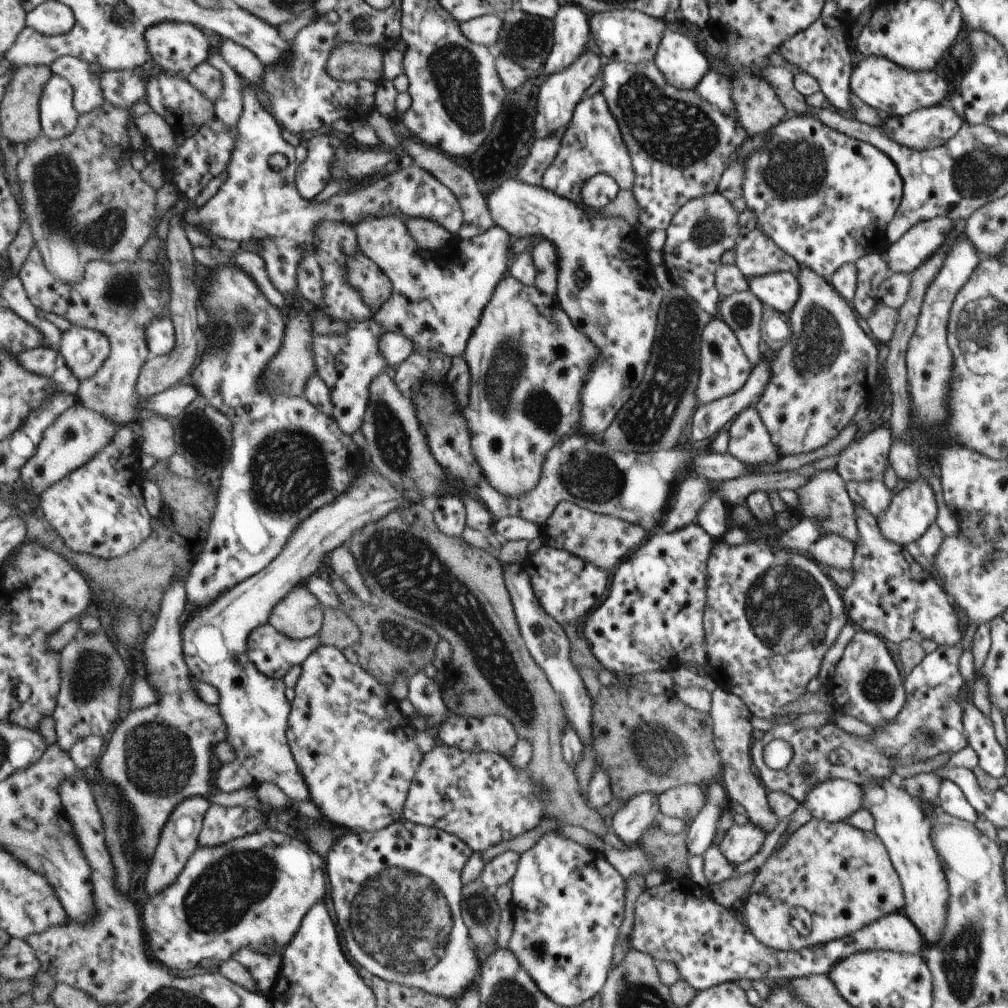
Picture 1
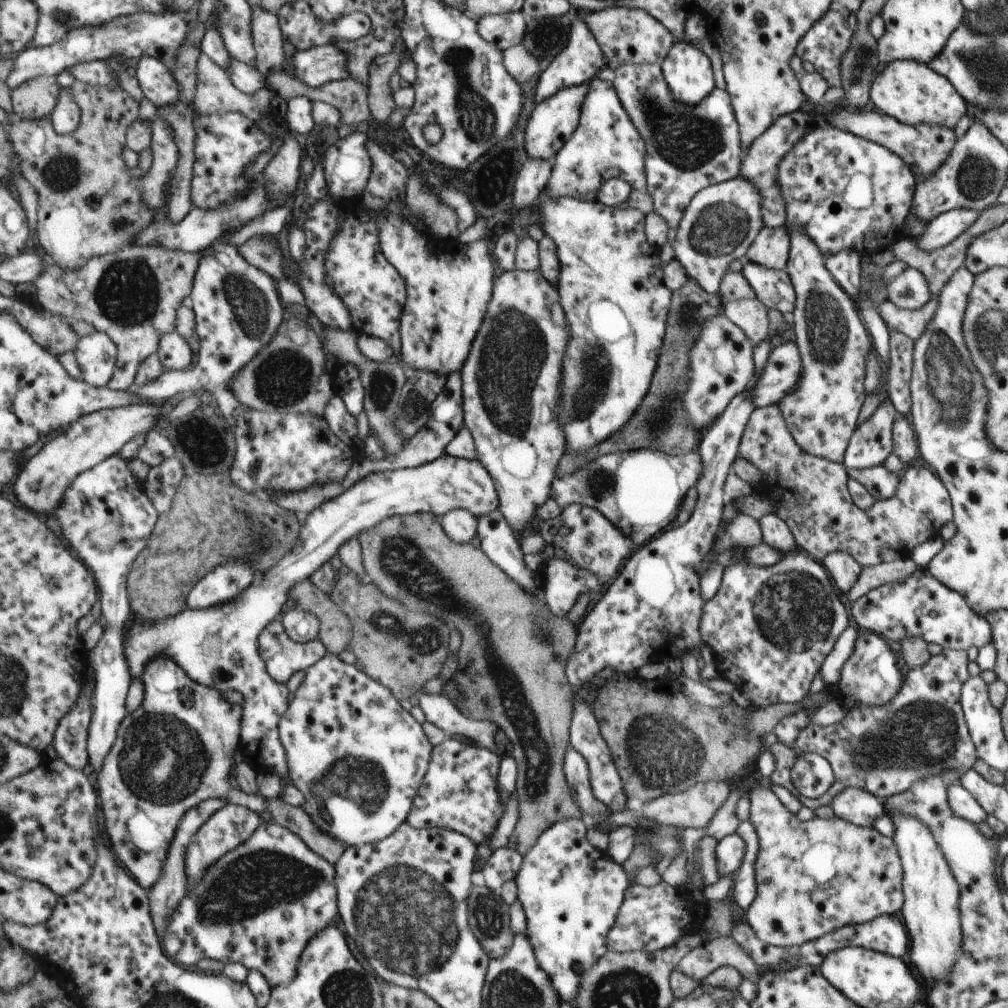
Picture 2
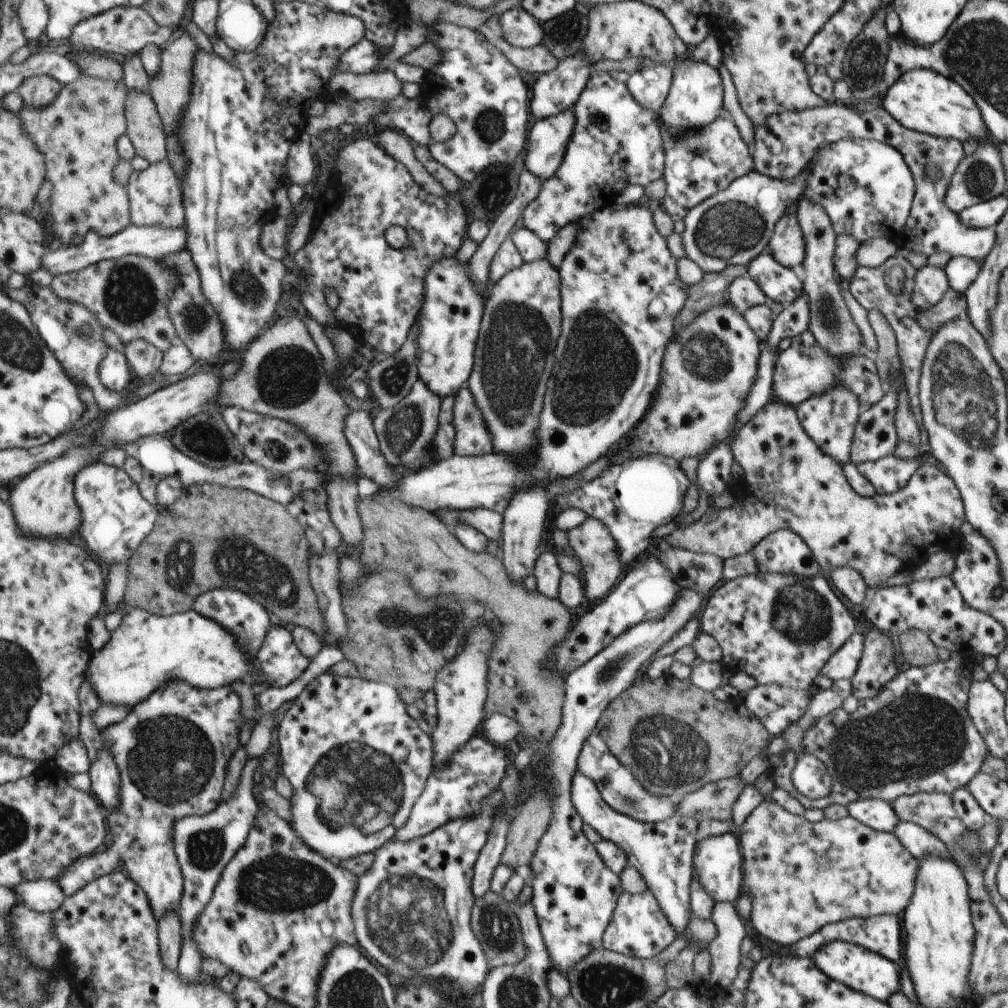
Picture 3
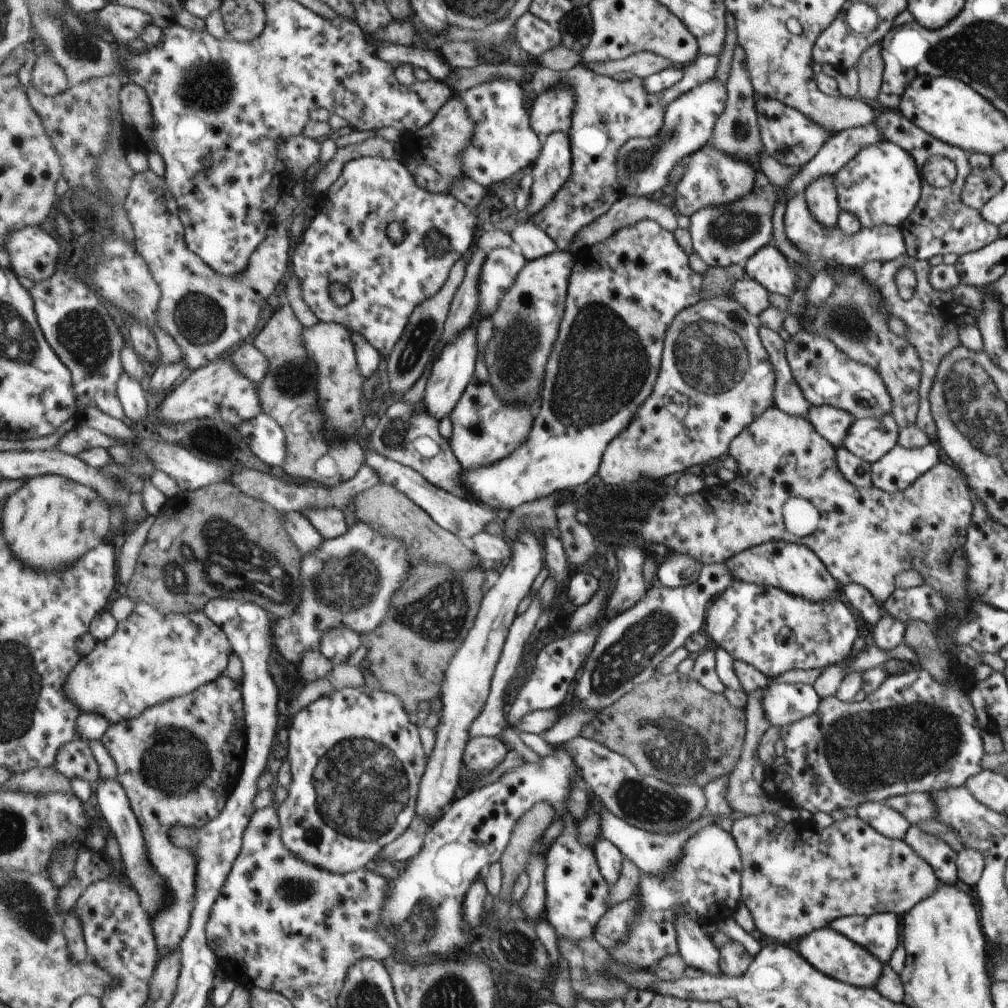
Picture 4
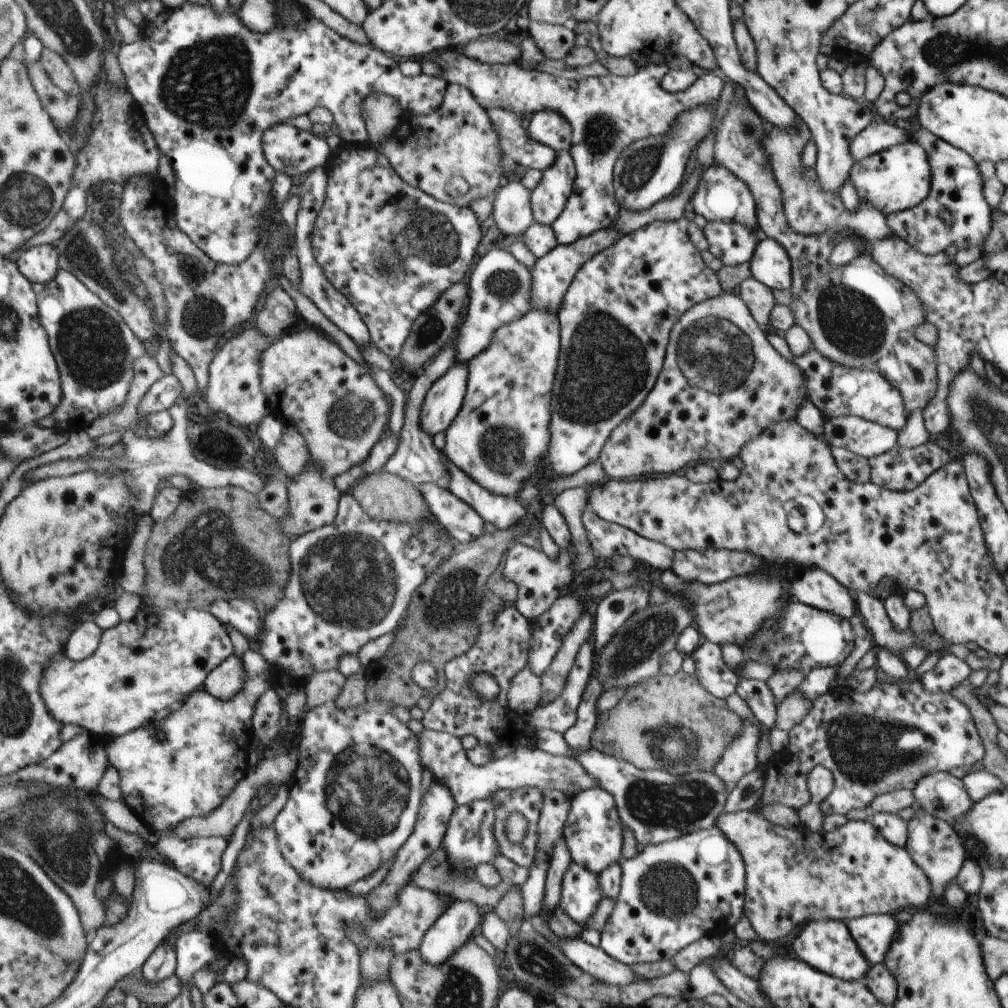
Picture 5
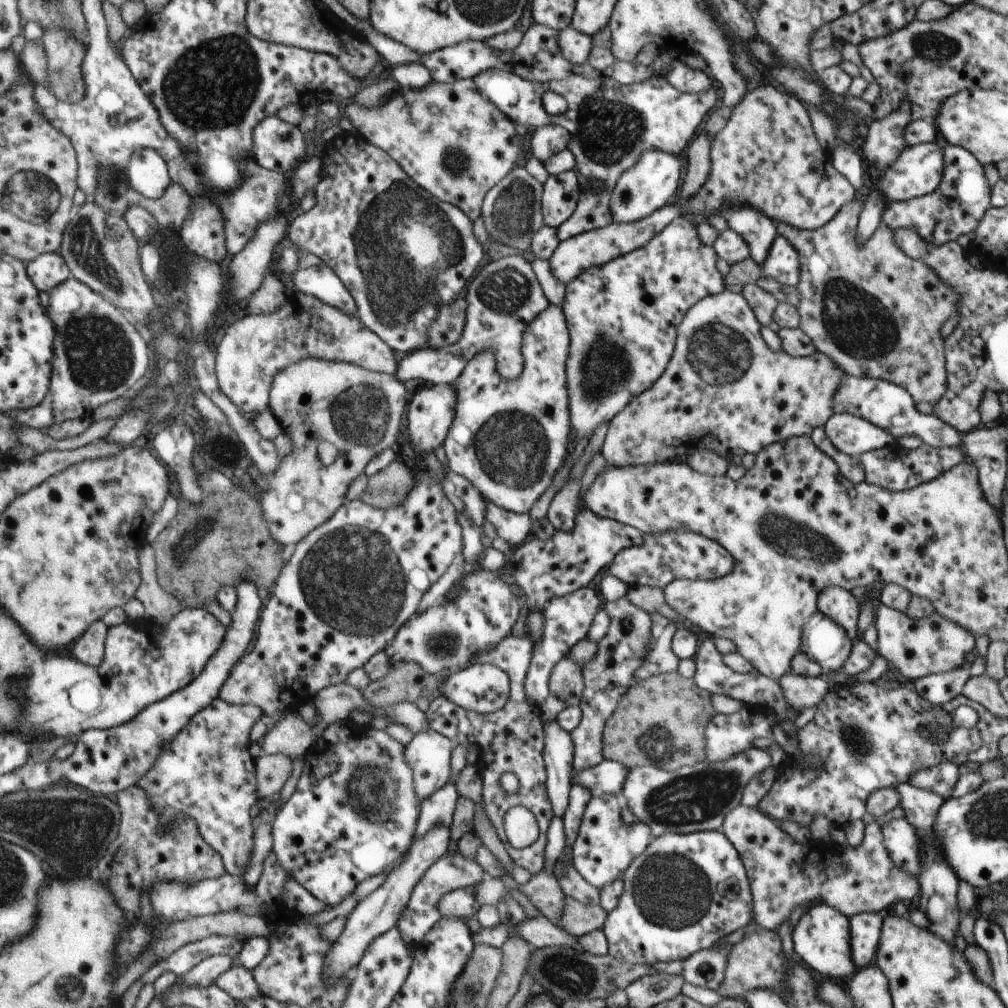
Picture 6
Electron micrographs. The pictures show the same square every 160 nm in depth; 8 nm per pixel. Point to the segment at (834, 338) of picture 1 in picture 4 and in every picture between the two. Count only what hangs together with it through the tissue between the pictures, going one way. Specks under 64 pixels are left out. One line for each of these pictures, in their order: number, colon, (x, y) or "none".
2: (821, 412)
3: (829, 419)
4: (831, 423)

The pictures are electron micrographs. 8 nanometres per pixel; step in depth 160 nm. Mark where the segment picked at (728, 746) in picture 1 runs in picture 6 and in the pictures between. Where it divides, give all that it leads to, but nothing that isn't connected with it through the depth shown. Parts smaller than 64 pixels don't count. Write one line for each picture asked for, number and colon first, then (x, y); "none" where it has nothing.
2: (812, 877)
3: (799, 876)
4: (797, 878)
5: (792, 875)
6: (782, 873)

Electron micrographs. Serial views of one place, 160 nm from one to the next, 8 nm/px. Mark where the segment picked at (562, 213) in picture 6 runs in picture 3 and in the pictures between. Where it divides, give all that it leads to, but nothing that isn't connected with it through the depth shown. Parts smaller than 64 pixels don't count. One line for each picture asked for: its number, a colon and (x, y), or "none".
3: (549, 138)
4: (551, 168)
5: (547, 199)

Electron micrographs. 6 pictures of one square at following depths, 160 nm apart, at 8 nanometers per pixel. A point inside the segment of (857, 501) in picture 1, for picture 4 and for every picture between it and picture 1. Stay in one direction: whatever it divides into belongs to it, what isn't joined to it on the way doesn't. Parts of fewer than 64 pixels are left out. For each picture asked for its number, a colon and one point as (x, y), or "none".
2: (881, 483)
3: (887, 474)
4: (898, 469)

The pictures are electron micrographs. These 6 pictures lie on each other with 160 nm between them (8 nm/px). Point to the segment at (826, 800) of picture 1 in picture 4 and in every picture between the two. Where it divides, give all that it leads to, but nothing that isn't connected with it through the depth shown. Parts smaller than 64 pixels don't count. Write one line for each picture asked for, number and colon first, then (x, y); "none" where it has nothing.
2: (857, 806)
3: (876, 813)
4: (887, 822)

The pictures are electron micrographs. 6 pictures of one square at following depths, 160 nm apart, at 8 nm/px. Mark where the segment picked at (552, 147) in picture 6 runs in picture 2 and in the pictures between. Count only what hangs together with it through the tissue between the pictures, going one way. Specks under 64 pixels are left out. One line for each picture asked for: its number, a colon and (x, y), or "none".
2: (581, 58)
3: (555, 91)
4: (551, 110)
5: (547, 127)

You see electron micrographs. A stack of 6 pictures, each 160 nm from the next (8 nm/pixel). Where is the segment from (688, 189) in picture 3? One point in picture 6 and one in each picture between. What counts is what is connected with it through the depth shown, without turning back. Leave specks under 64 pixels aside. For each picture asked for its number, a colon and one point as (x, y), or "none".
4: (711, 178)
5: (721, 196)
6: (758, 231)

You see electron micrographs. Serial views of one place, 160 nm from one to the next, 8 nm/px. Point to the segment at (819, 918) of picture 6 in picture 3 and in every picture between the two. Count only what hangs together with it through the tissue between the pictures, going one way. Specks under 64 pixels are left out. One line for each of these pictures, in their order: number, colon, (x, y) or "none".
3: (860, 969)
4: (833, 954)
5: (825, 945)

